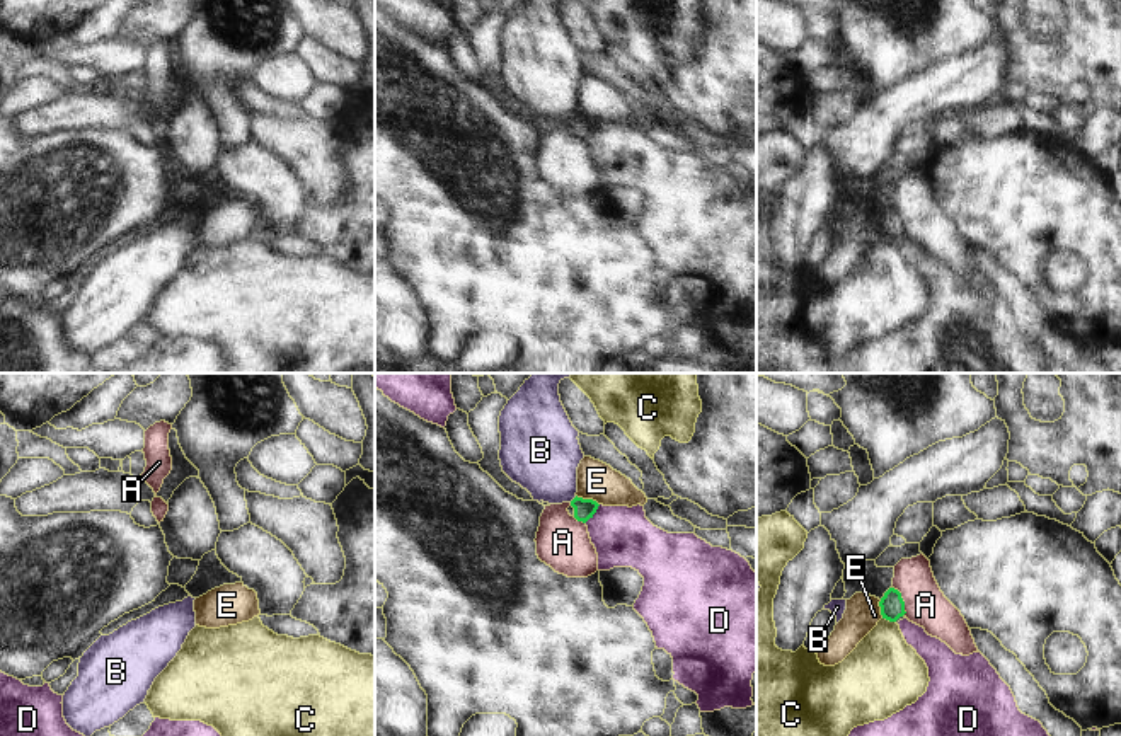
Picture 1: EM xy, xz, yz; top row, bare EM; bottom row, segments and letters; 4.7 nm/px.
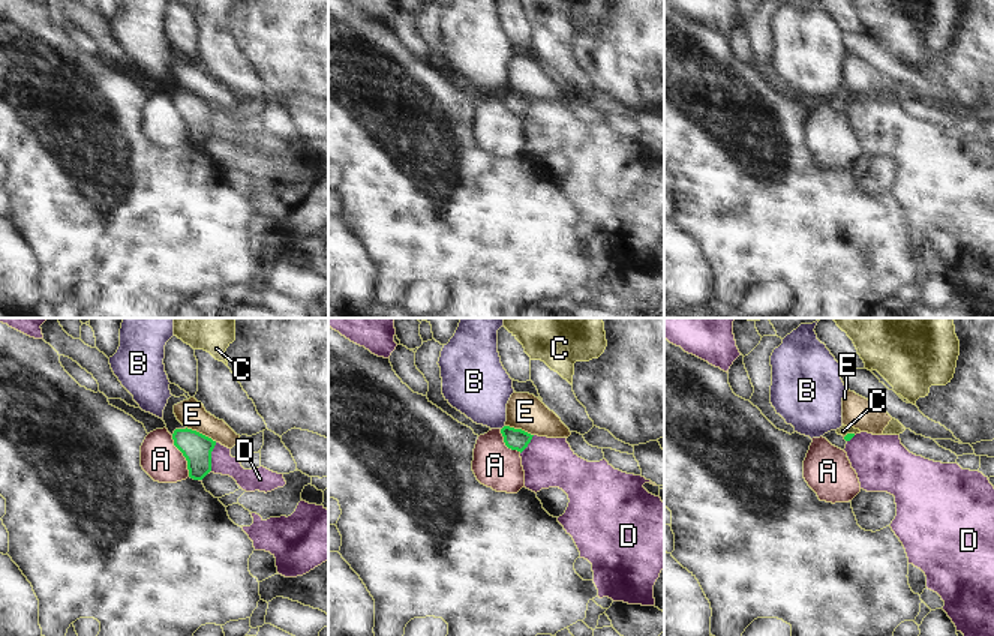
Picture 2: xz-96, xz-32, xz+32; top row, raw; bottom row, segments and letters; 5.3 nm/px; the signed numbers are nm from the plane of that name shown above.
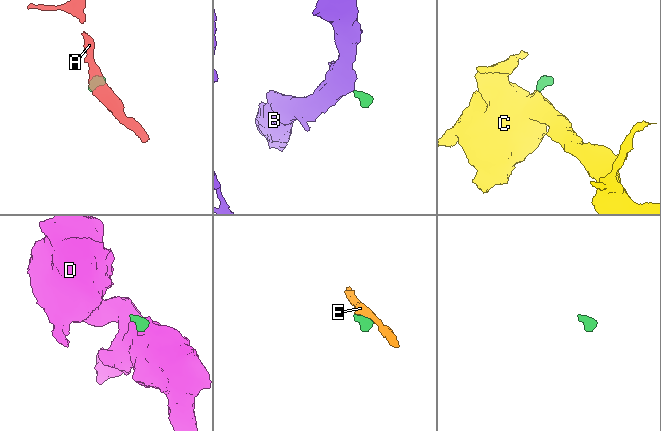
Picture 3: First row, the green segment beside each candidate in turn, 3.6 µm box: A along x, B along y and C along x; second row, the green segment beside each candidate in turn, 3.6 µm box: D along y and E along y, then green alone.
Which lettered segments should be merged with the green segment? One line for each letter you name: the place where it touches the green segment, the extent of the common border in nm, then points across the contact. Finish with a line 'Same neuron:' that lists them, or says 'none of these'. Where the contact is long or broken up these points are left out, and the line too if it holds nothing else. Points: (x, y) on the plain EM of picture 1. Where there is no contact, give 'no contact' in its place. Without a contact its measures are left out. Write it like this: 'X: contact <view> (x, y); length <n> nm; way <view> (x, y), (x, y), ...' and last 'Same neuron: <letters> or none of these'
Same neuron: none of these

